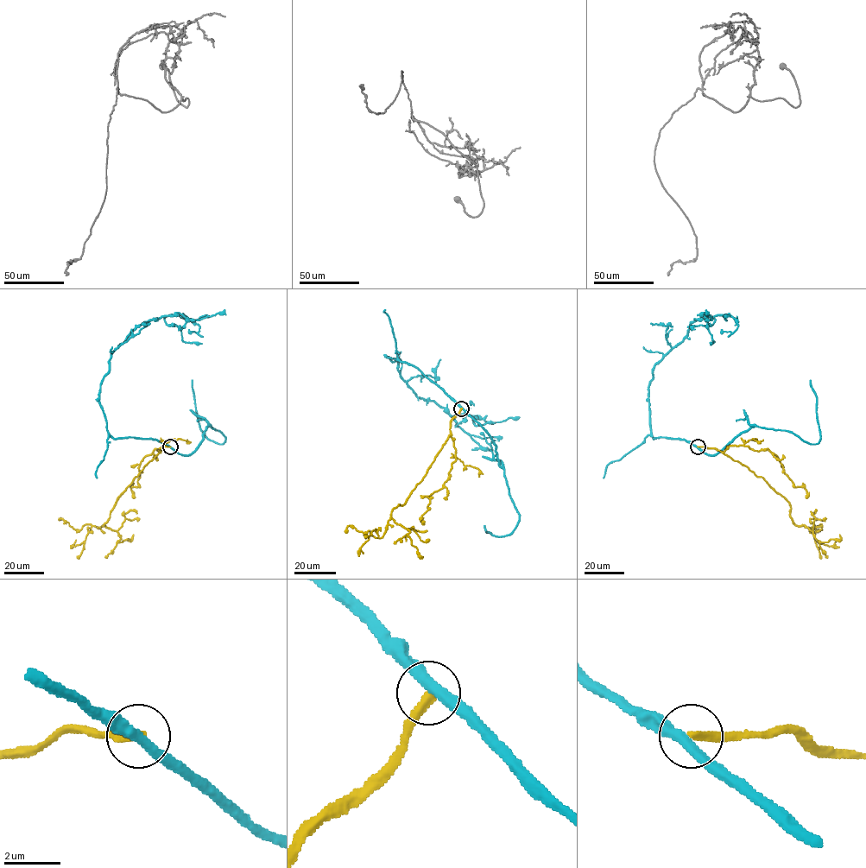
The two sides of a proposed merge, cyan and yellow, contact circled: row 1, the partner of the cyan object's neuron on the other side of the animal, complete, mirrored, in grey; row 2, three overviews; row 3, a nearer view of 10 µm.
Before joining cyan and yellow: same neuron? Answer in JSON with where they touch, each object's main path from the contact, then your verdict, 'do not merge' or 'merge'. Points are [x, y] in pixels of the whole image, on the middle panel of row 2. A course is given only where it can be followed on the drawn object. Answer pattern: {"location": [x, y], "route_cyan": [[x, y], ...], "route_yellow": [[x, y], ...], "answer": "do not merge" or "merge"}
{"location": [461, 408], "route_cyan": [[461, 408], [417, 368], [388, 357], [397, 361], [400, 376], [418, 397], [442, 407], [492, 450], [481, 433]], "route_yellow": [[461, 408], [426, 475], [404, 503], [392, 510], [383, 535], [377, 538], [350, 525], [345, 533]], "answer": "do not merge"}

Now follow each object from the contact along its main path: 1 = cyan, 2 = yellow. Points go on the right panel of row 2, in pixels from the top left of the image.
1: (698, 446), (653, 439), (648, 384), (691, 323), (729, 314), (737, 324), (733, 333), (721, 330)
2: (698, 446), (716, 448), (761, 477), (789, 503), (794, 524), (822, 524), (817, 530), (810, 518), (817, 519)

